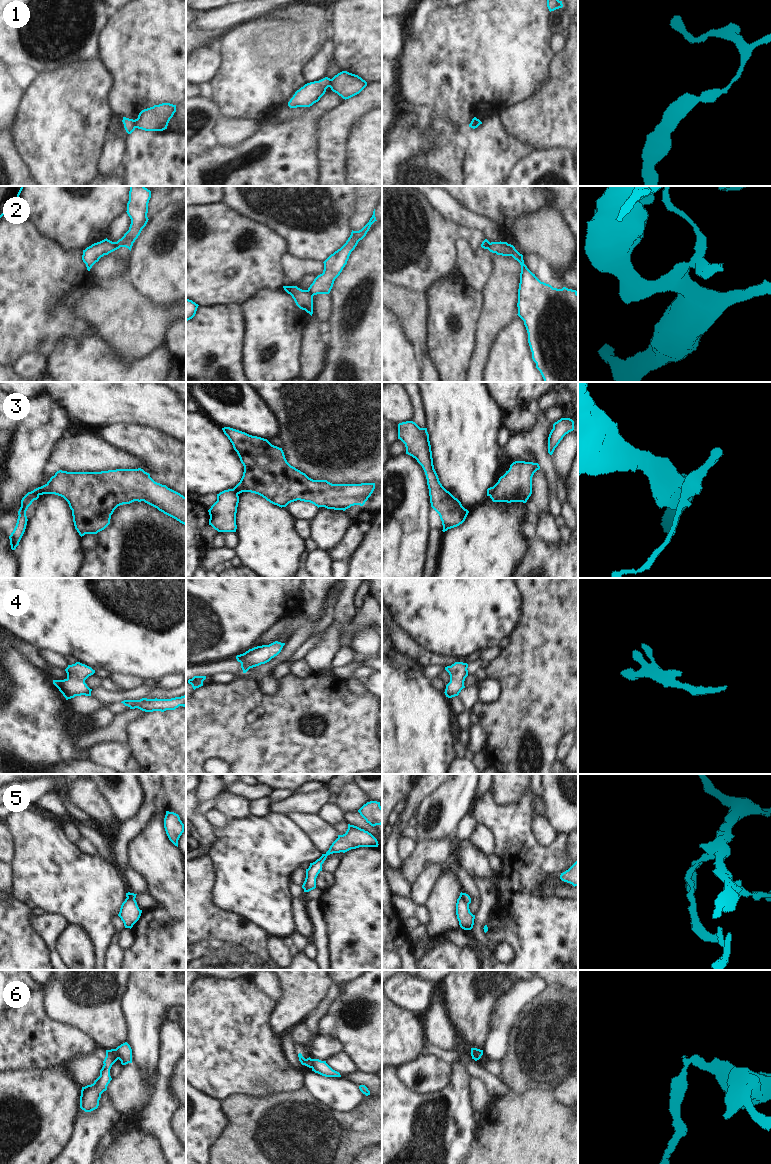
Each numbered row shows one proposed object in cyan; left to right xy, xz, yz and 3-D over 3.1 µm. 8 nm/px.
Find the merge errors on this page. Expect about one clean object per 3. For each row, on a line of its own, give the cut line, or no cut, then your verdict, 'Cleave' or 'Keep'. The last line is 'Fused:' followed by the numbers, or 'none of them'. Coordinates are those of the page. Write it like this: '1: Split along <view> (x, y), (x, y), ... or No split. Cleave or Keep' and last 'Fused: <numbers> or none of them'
1: Split along xy (133, 120), (136, 127). Cleave
2: Split along xy (113, 242), (116, 249). Cleave
3: Split along xy (36, 488), (39, 494). Cleave
4: No split. Keep
5: Split along yz (461, 893), (468, 904). Cleave
6: Split along xy (115, 1049), (118, 1058). Cleave
Fused: 1, 2, 3, 5, 6

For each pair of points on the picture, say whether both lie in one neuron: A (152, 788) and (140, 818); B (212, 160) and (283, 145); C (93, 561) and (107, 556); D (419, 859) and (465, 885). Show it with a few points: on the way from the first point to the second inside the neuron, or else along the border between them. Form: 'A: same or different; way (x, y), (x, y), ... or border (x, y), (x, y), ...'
A: same; way (152, 795), (152, 804), (147, 811)
B: same; way (230, 157), (255, 144), (265, 142)
C: same; way (96, 561), (104, 559)
D: same; way (431, 858), (438, 858), (457, 873)

